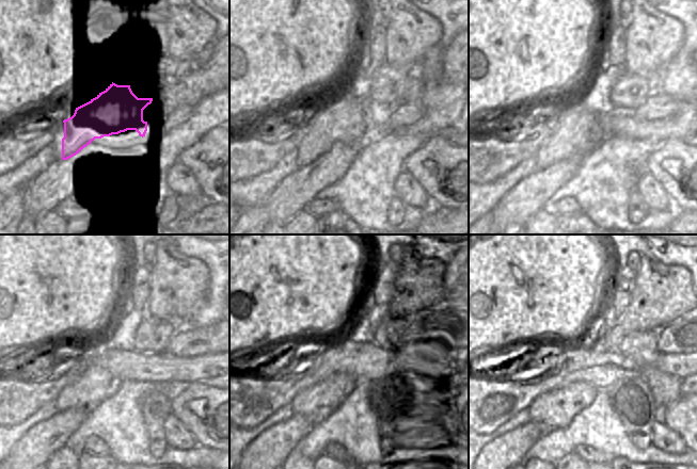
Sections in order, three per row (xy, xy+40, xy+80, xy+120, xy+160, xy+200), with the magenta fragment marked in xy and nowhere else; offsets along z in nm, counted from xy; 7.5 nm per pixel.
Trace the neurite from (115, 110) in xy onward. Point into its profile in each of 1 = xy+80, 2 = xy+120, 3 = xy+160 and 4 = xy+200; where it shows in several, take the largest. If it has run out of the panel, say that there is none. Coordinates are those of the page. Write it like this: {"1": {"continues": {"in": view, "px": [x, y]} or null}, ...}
{"1": {"continues": {"in": "xy+80", "px": [576, 130]}}, "2": {"continues": {"in": "xy+120", "px": [97, 384]}}, "3": {"continues": {"in": "xy+160", "px": [316, 403]}}, "4": {"continues": {"in": "xy+200", "px": [555, 409]}}}

